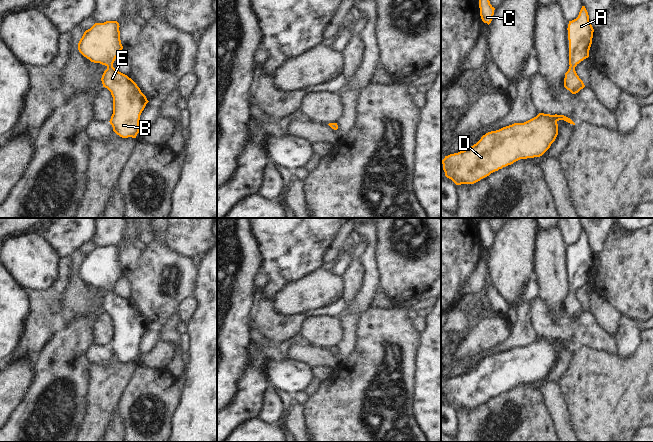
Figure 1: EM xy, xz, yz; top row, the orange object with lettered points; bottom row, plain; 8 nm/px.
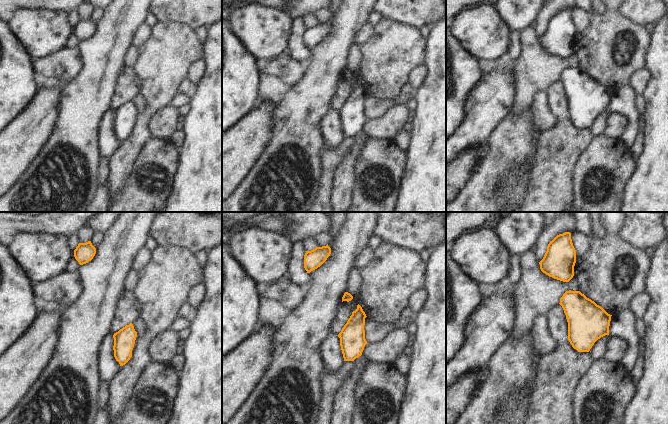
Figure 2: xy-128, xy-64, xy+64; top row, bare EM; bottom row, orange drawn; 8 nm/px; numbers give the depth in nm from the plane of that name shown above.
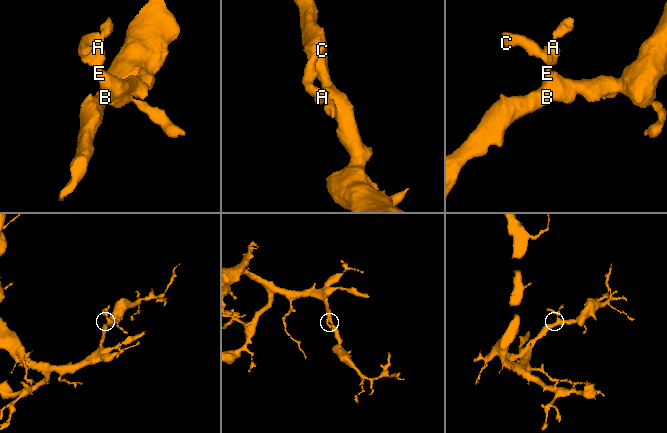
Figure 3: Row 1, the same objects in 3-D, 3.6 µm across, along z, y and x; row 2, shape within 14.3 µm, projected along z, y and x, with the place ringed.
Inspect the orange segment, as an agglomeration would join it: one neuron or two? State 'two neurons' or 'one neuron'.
one neuron

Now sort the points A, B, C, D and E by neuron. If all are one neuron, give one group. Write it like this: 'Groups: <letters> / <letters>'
Groups: A B C D E

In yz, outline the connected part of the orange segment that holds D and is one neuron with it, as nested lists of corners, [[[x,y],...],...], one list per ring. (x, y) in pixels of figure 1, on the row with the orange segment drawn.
[[[539,113],[524,123],[488,132],[473,146],[445,156],[445,176],[456,185],[474,184],[520,159],[540,157],[555,141],[559,120],[575,125],[564,115]]]

